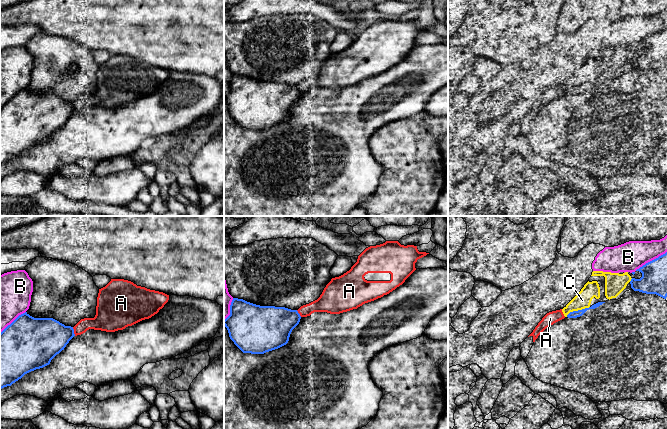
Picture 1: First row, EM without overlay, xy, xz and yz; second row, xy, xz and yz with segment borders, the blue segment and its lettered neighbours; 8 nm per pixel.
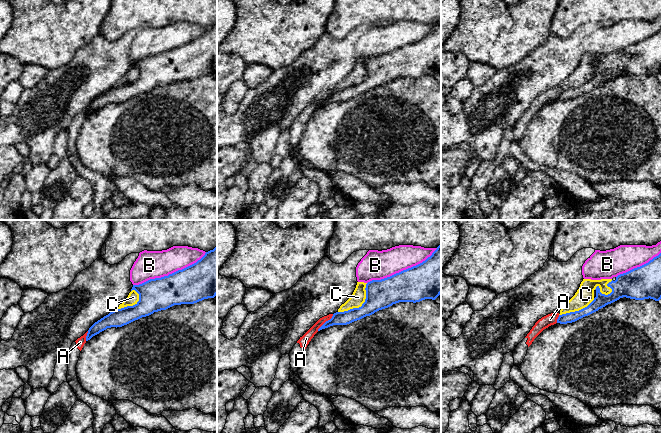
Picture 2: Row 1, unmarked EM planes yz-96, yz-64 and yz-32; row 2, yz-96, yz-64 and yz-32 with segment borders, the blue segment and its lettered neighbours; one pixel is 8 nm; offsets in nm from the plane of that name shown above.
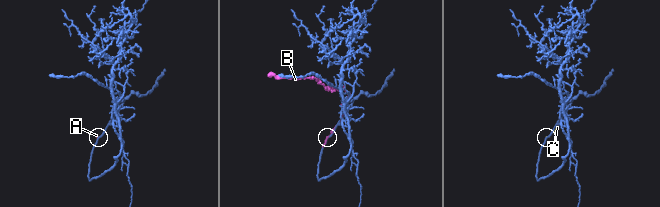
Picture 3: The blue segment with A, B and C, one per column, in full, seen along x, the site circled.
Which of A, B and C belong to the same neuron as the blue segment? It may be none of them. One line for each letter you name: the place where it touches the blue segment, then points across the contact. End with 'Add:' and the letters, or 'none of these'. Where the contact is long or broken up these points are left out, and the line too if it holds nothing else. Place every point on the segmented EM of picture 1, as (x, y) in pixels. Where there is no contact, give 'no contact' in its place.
Add: none of these

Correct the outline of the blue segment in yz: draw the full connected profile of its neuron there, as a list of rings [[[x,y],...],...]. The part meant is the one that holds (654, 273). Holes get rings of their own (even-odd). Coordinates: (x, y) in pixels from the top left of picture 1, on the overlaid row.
[[[667,252],[646,263],[636,271],[642,273],[640,279],[632,278],[631,288],[646,294],[656,294],[664,299],[667,297]]]

